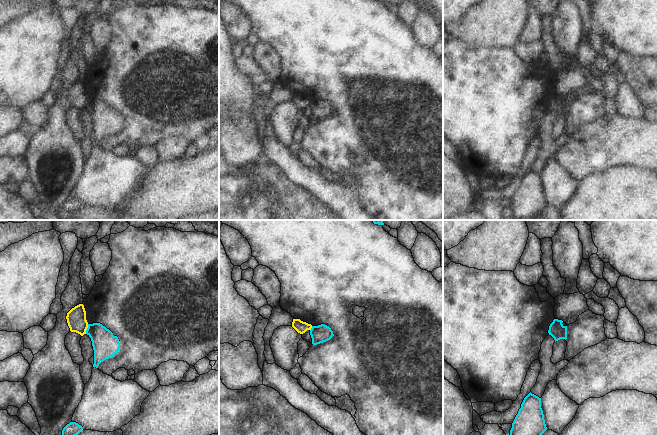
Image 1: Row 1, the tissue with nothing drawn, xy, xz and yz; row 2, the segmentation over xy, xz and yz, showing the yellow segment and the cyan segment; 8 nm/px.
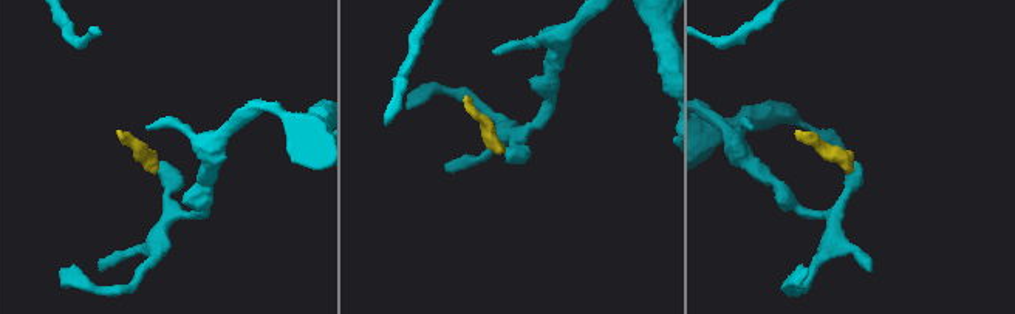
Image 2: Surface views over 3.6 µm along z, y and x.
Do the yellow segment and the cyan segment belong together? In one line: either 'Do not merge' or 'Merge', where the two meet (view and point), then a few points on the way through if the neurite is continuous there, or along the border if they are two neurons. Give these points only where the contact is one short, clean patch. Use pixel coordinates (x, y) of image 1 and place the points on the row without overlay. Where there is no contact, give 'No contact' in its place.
Do not merge. Touches yellow at xy (86, 105). Boundary: xy (88, 100), (85, 109).

